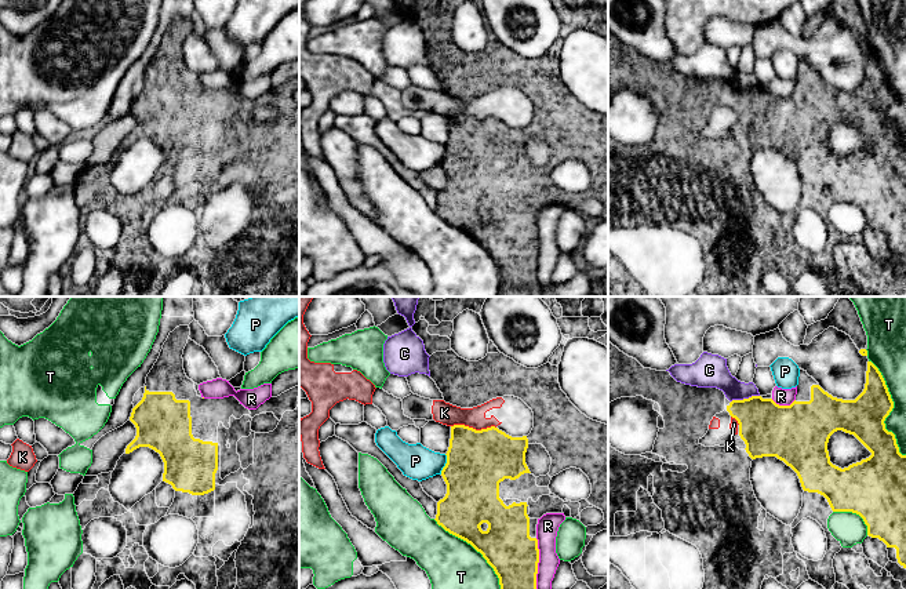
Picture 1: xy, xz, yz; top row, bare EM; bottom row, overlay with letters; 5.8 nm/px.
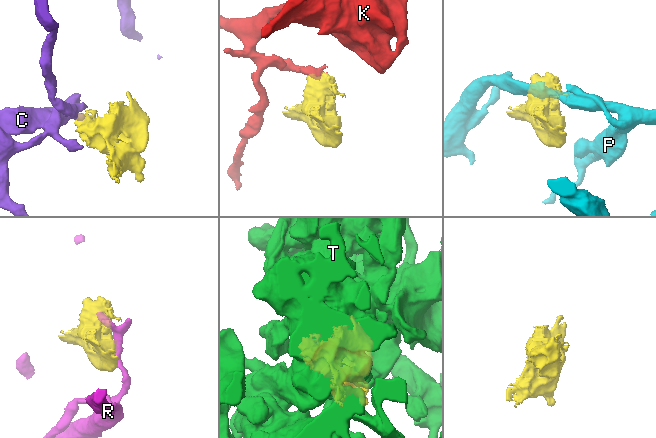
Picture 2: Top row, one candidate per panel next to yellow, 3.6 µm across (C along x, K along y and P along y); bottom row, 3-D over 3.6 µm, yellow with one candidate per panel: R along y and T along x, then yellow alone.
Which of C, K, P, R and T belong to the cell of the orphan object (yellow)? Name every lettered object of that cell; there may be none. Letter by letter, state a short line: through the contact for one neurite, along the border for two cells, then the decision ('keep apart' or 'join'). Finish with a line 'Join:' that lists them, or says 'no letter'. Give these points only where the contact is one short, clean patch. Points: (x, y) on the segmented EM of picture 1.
C: line yz (759, 395), (731, 402); keep apart
K: line xz (451, 425), (468, 425), (476, 429), (495, 428); keep apart
P: line xz (446, 454), (446, 465), (440, 473); keep apart
R: keep apart
T: keep apart
Join: no letter

